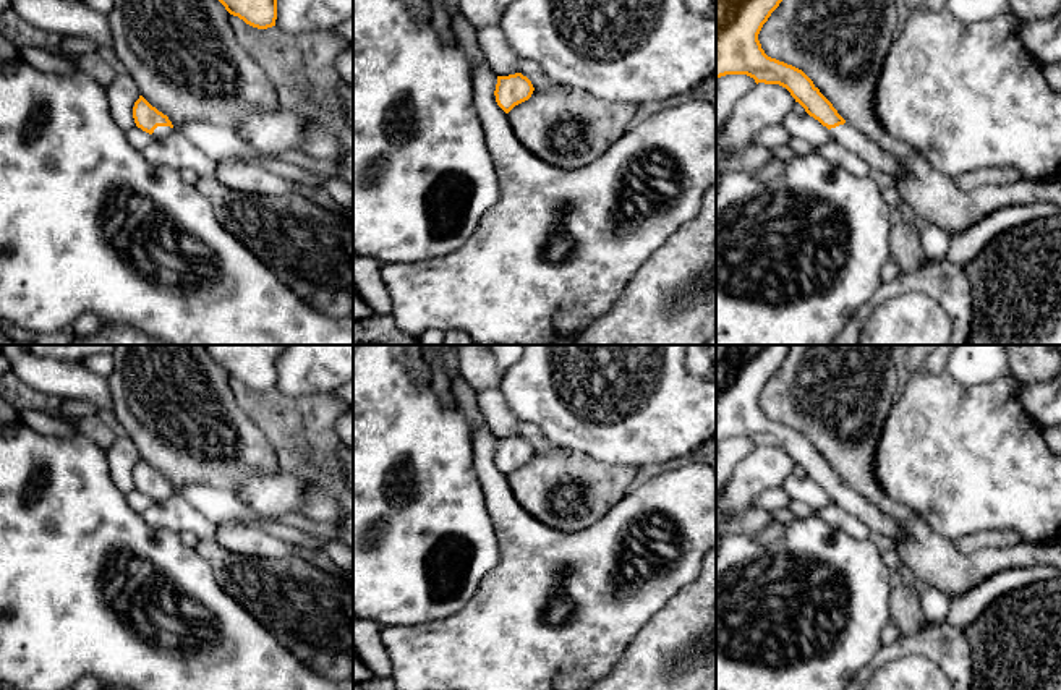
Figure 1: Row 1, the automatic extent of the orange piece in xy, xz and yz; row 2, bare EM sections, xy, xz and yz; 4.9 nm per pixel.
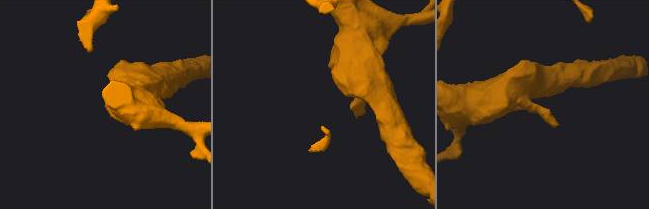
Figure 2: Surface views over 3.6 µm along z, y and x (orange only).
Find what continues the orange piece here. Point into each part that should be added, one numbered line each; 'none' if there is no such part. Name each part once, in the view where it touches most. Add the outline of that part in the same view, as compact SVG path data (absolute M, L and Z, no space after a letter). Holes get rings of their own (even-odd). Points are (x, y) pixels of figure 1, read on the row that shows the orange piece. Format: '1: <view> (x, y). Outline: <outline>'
1: xy (159, 133). Outline: M157 126L152 133L154 141L165 139L175 128L170 126Z

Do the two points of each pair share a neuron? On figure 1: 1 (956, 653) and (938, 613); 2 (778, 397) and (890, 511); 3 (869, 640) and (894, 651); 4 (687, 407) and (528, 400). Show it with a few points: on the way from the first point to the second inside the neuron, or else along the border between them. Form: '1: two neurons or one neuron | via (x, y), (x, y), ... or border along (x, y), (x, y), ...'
1: two neurons | border along (943, 621), (927, 624)
2: one neuron | via (809, 417), (852, 460), (862, 480)
3: two neurons | border along (883, 645), (856, 672)
4: one neuron | via (648, 412), (600, 430), (585, 428), (567, 413)

